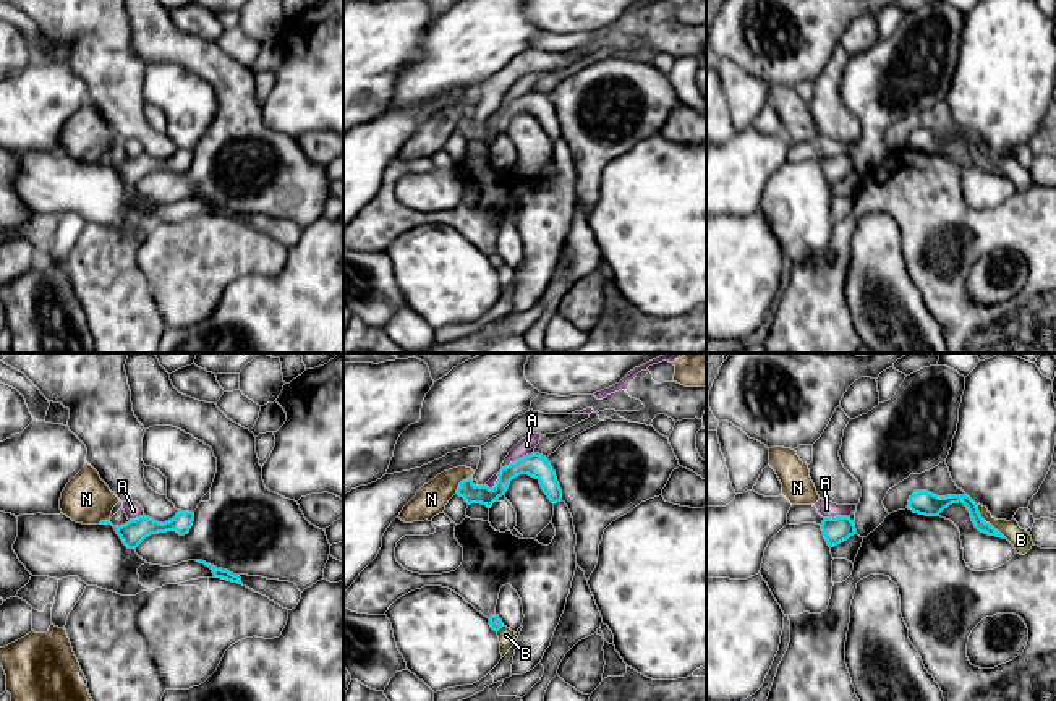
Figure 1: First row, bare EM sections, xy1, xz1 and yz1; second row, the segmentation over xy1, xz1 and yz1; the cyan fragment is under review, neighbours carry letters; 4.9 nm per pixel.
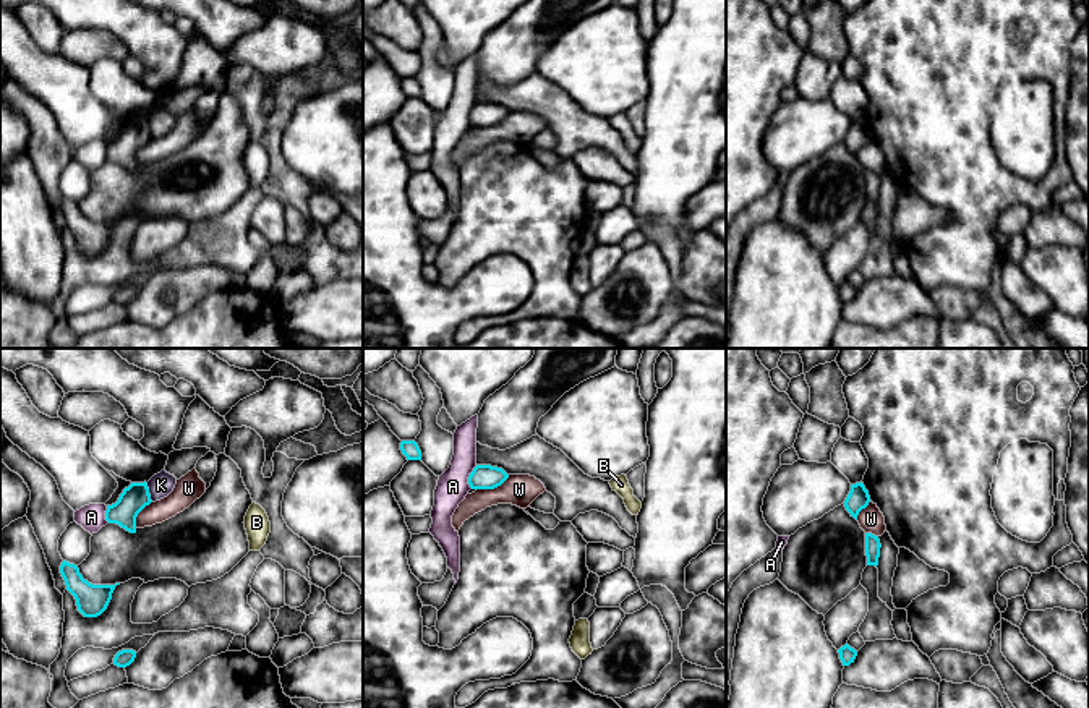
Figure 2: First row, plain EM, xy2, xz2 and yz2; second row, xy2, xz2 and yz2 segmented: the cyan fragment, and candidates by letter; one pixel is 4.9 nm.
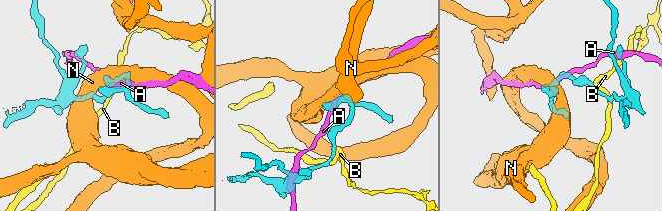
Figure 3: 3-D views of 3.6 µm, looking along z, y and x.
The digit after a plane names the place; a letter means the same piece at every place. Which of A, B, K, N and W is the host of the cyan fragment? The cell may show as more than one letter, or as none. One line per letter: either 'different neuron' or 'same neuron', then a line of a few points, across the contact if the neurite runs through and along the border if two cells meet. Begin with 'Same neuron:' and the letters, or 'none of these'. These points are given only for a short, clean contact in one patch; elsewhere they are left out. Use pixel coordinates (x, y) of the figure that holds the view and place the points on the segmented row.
Same neuron: K
A: different neuron
B: different neuron | yz1 (975, 505), (979, 514), (1006, 538)
K: same neuron | xy2 (135, 498), (148, 493), (161, 485)
N: different neuron | xz1 (472, 478), (465, 478), (455, 492)
W: different neuron | xz2 (509, 475), (493, 488), (477, 490)

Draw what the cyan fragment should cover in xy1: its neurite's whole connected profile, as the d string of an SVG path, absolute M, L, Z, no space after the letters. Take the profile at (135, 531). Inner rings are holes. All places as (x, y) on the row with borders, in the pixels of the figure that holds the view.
M178 510L177 515L165 523L159 523L143 515L136 520L130 520L121 526L113 526L113 528L128 549L136 549L151 534L177 531L180 536L185 536L189 533L193 521L194 521L194 512Z

